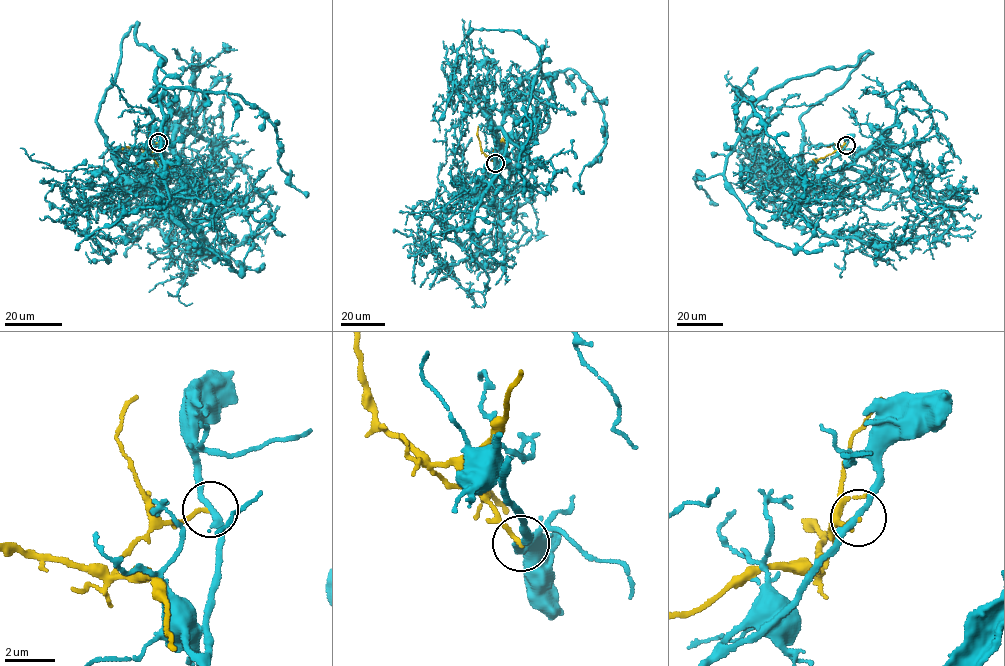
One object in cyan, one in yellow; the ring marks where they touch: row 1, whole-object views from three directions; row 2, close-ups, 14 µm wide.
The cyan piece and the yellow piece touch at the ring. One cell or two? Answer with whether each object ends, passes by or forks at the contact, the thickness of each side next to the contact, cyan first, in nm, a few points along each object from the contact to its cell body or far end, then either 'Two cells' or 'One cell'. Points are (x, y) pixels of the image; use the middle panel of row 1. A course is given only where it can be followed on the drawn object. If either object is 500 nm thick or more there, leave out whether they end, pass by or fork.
At the ring cyan passes by. At the ring yellow ends. Thickness 240 nm (cyan) against 190 nm. Course of cyan: (494, 163), (487, 99), (515, 163), (548, 123), (541, 71), (518, 169), (548, 194). Course of yellow: (494, 163), (487, 156), (498, 143), (503, 140), (509, 147). Two cells

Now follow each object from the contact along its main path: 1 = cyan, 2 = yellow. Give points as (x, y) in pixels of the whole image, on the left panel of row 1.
1: (158, 142), (181, 188), (129, 178), (97, 122), (137, 24), (164, 58), (178, 214), (236, 272), (273, 212)
2: (158, 142), (147, 149), (152, 151), (157, 164), (174, 166)

